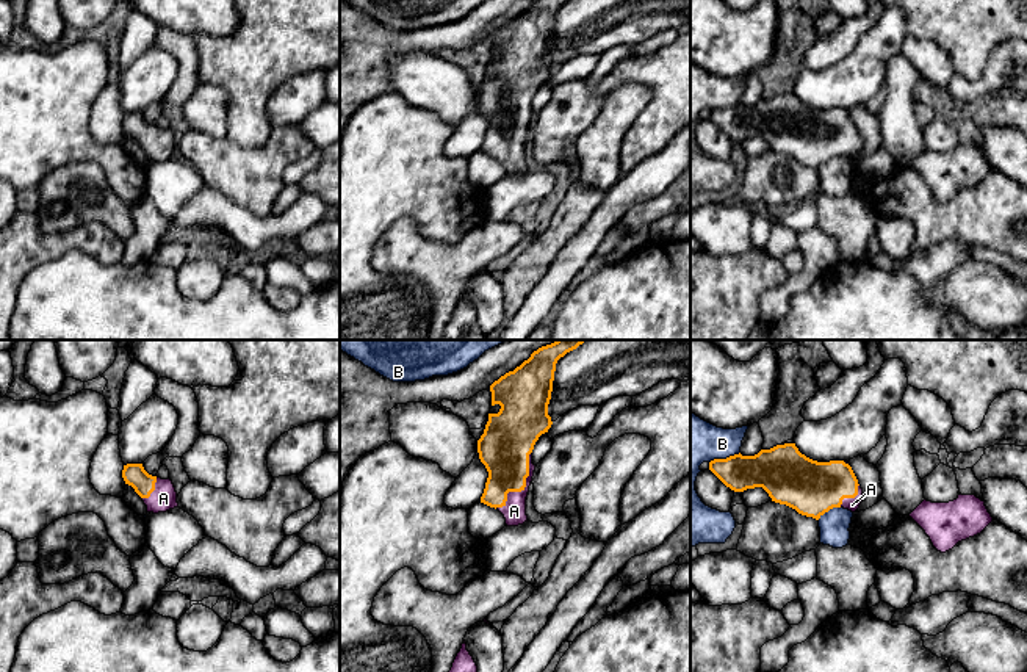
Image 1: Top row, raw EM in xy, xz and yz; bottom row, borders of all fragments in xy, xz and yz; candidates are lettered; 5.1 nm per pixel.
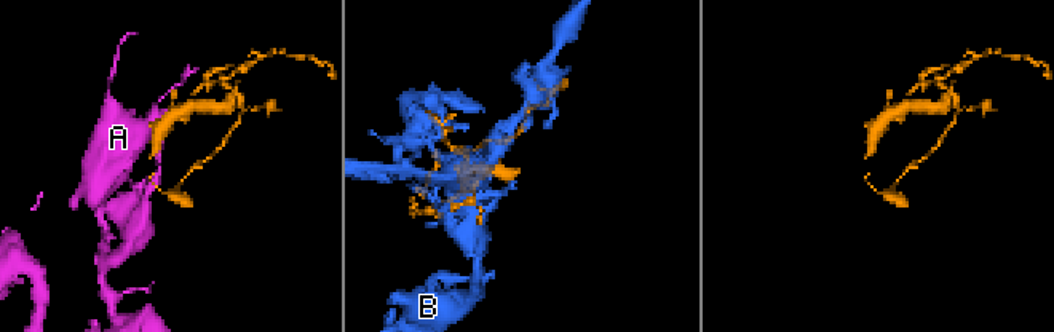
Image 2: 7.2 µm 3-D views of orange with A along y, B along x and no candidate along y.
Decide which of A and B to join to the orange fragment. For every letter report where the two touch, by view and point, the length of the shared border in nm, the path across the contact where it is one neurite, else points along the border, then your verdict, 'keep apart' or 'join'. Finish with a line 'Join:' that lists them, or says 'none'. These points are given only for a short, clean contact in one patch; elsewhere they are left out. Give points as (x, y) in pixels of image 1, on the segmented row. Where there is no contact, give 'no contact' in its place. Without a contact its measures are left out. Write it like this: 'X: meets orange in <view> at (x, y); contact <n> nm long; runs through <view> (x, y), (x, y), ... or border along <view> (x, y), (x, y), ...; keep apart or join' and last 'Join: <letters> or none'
A: meets orange in xz at (523, 487); contact 340 nm long; join
B: meets orange in yz at (724, 459); contact 170 nm long; keep apart
Join: A

